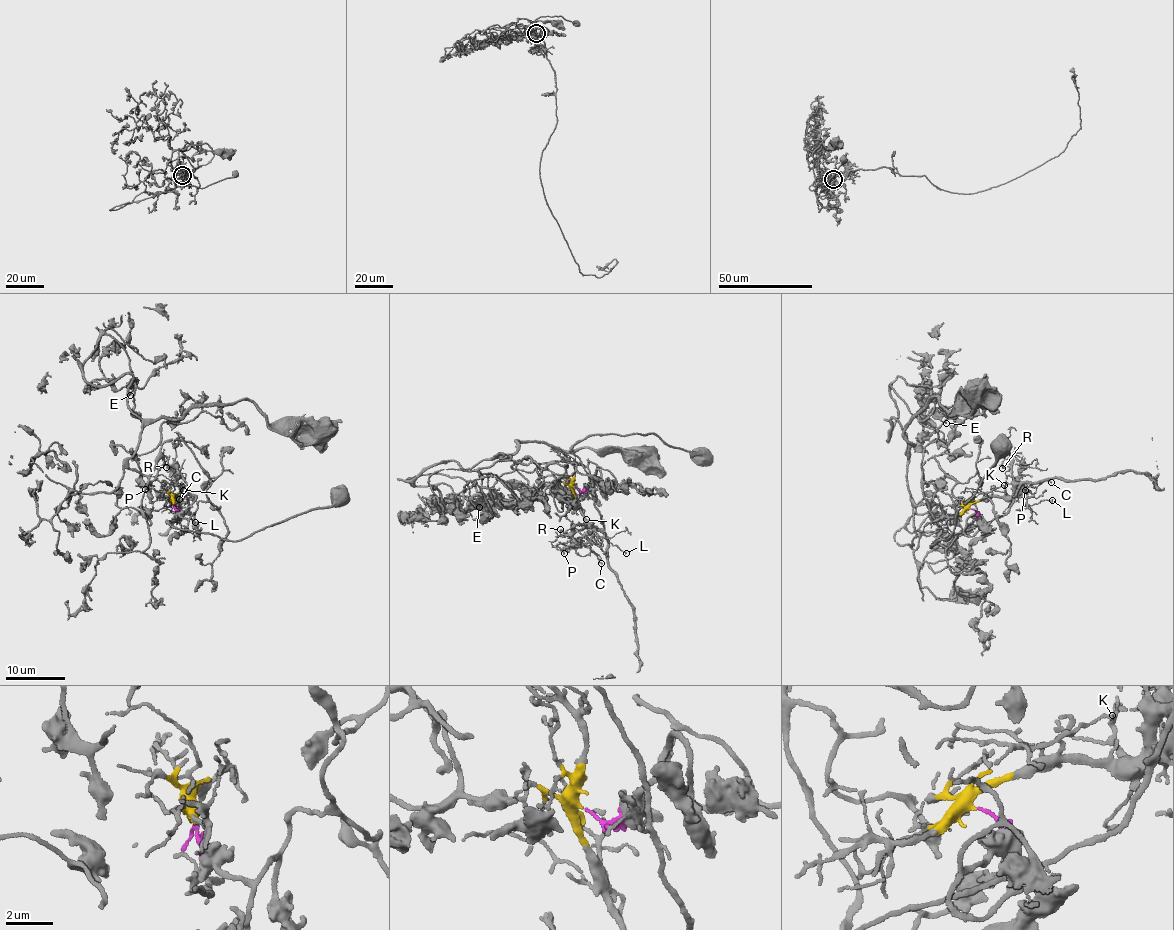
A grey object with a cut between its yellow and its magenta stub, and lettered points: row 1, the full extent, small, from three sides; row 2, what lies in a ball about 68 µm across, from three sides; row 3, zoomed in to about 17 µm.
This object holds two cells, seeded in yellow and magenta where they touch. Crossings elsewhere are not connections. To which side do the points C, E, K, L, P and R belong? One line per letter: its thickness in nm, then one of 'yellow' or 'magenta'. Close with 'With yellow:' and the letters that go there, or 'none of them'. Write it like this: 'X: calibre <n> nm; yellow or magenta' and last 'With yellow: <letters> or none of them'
C: calibre 90 nm; yellow
E: calibre 160 nm; magenta
K: calibre 90 nm; yellow
L: calibre 110 nm; yellow
P: calibre 140 nm; yellow
R: calibre 150 nm; yellow
With yellow: C, K, L, P, R

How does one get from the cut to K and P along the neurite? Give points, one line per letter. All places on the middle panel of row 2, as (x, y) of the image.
K: (574, 488), (586, 520)
P: (574, 488), (581, 514), (591, 527), (590, 535), (585, 542), (567, 547), (563, 554)

